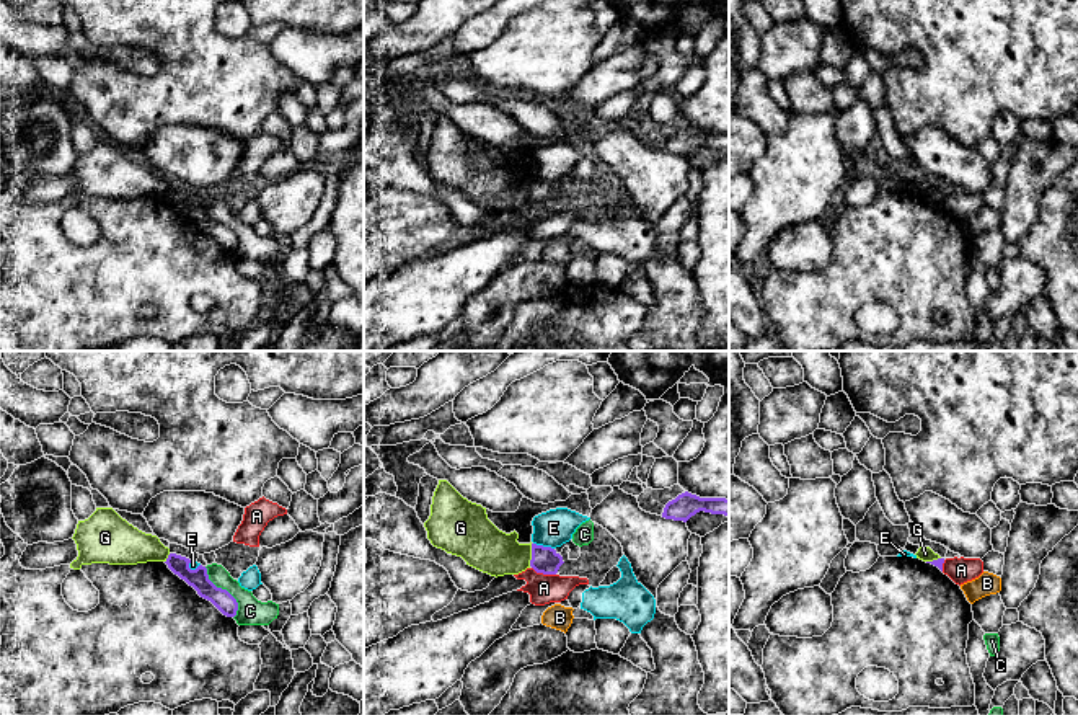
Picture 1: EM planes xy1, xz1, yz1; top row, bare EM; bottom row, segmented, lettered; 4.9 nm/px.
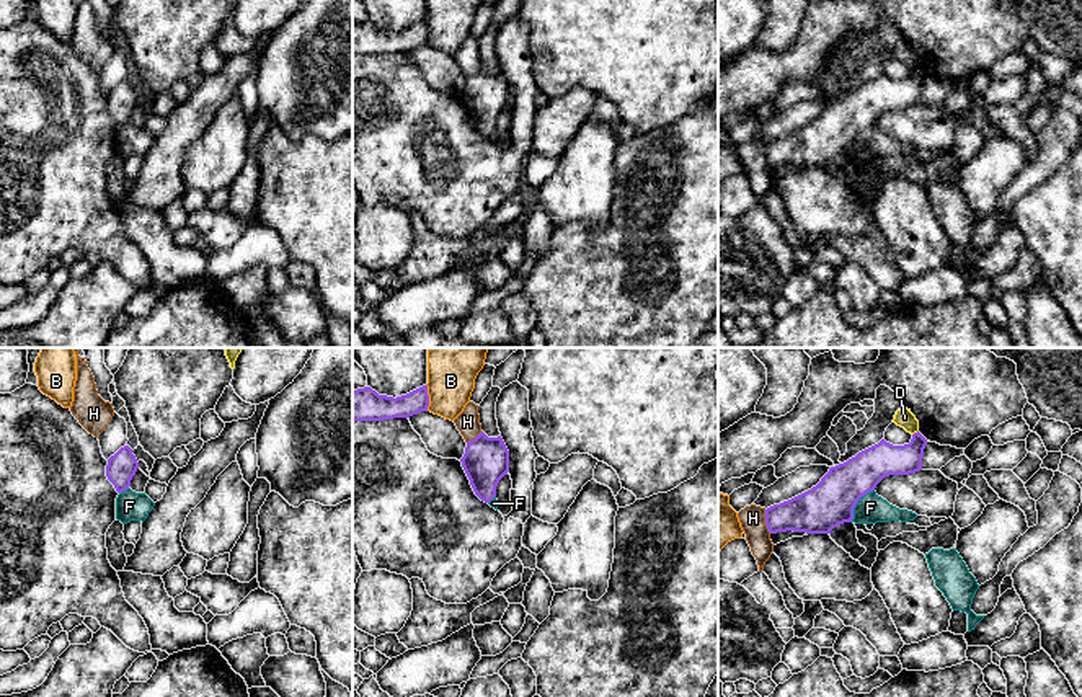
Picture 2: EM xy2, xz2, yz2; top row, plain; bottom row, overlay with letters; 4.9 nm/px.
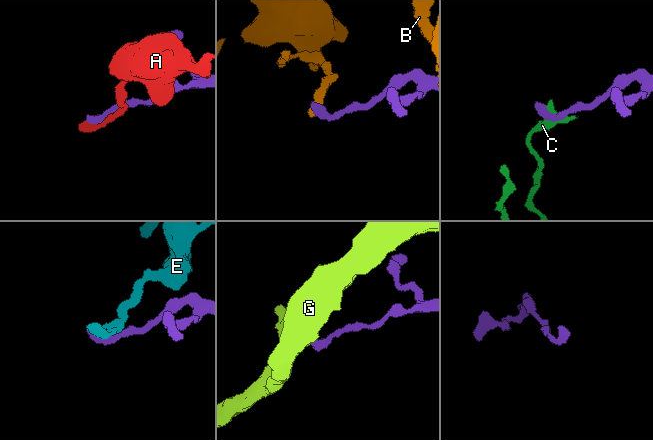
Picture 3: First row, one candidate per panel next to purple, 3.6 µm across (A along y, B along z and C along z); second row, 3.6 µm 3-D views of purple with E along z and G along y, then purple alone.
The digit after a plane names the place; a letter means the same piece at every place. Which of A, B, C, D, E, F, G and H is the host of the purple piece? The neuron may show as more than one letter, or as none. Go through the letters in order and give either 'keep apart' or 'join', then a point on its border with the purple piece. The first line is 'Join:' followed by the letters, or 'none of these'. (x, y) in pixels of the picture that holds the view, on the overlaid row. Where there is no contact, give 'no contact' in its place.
Join: F
A: keep apart; contact xz1 (543, 573)
B: keep apart; contact xz2 (428, 397)
C: keep apart; contact xy1 (225, 590)
D: keep apart; contact yz2 (914, 433)
E: keep apart; contact xz1 (543, 547)
F: join; contact yz2 (855, 503)
G: keep apart; contact xz1 (532, 555)
H: keep apart; contact yz2 (766, 521)

